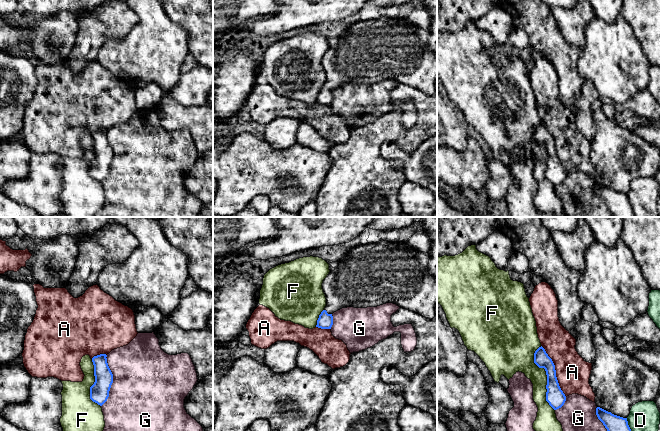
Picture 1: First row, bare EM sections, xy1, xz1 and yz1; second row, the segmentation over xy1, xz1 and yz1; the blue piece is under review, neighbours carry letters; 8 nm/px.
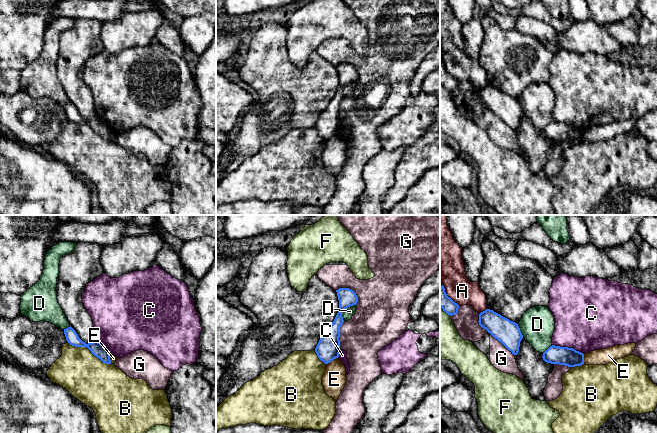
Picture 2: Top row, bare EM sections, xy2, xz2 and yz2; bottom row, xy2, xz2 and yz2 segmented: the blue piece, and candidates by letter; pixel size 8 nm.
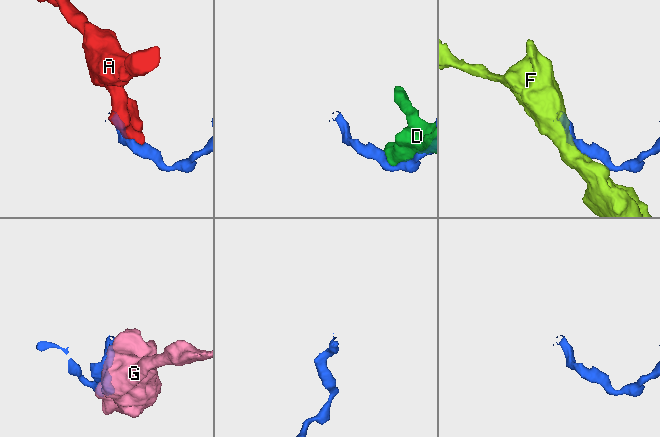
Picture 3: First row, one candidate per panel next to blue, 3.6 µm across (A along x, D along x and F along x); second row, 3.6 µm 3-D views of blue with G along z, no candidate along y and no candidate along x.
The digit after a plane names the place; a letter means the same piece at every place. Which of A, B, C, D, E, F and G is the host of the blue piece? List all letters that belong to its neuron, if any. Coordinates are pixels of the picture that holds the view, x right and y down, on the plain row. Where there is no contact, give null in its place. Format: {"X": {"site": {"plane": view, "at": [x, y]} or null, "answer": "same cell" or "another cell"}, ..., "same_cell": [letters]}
{"A": {"site": {"plane": "yz1", "at": [555, 147]}, "answer": "another cell"}, "B": {"site": {"plane": "xy2", "at": [89, 125]}, "answer": "another cell"}, "C": {"site": {"plane": "yz2", "at": [567, 123]}, "answer": "another cell"}, "D": {"site": {"plane": "xz2", "at": [344, 85]}, "answer": "another cell"}, "E": {"site": {"plane": "xz2", "at": [331, 136]}, "answer": "another cell"}, "F": {"site": {"plane": "yz1", "at": [547, 153]}, "answer": "another cell"}, "G": {"site": {"plane": "xy1", "at": [112, 157]}, "answer": "another cell"}, "same_cell": []}

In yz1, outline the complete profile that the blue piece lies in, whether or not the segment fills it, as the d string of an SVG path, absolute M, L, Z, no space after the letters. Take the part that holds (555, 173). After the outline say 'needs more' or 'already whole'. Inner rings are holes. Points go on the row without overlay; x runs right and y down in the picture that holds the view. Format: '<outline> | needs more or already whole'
M542 122L534 129L534 139L539 144L544 144L546 147L546 177L554 186L561 184L566 177L566 172L559 162L555 141Z | already whole

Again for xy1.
M100 130L92 134L95 158L90 163L90 175L100 182L107 177L113 159L113 150L106 133L106 130Z | already whole

